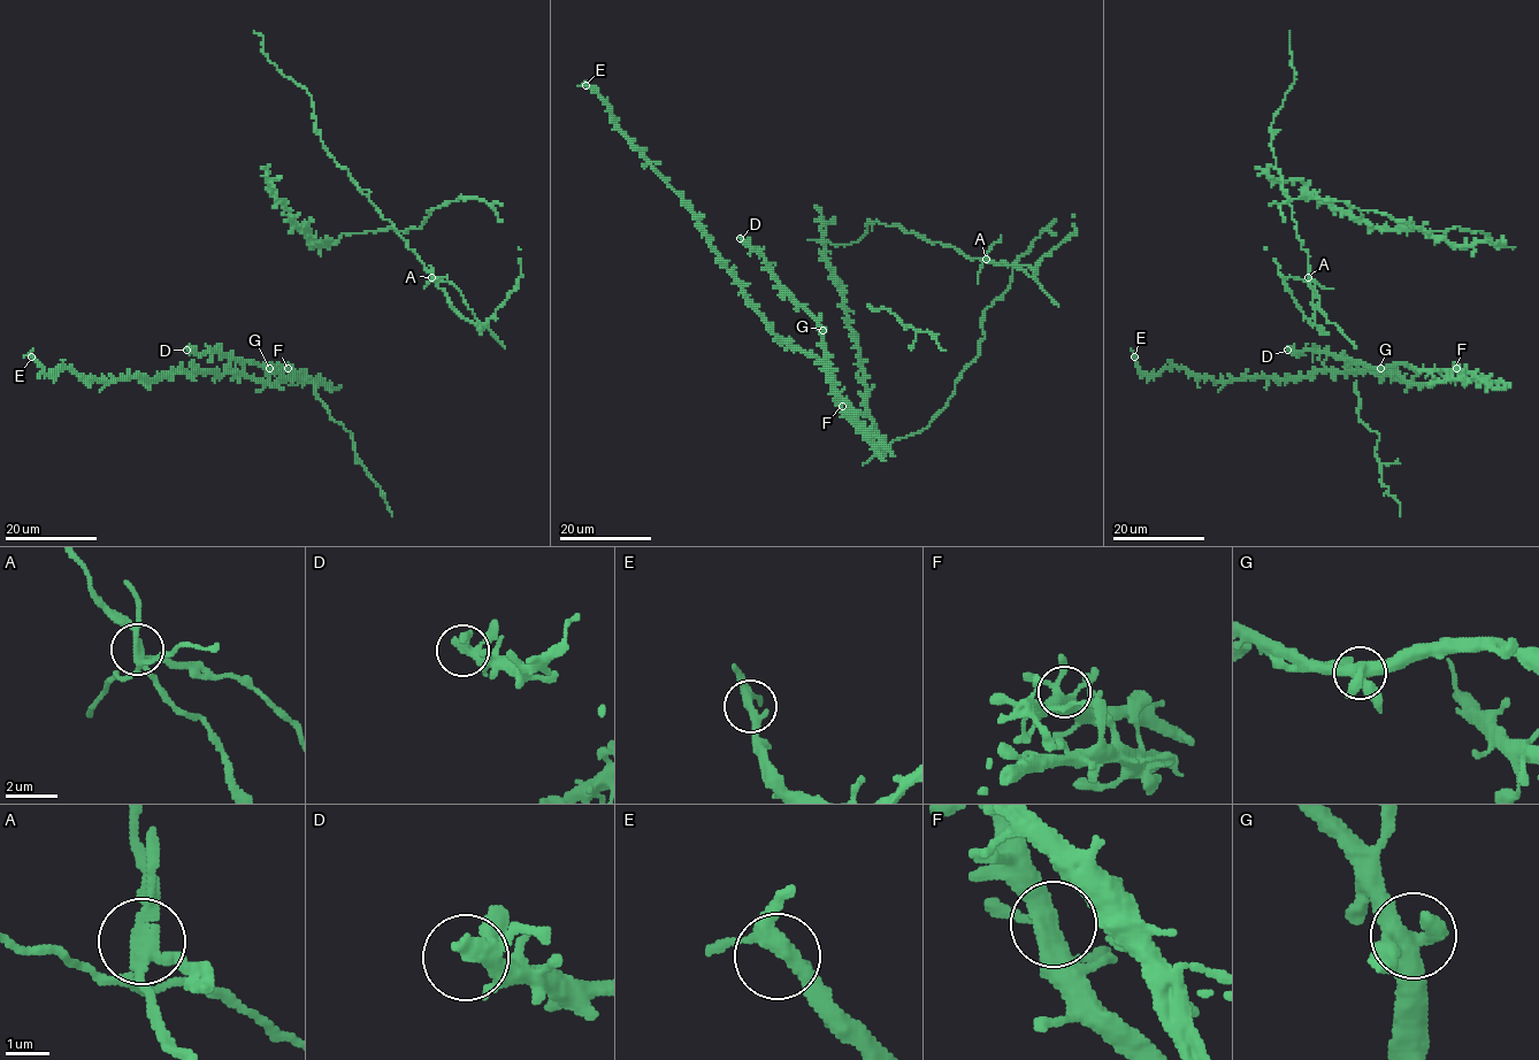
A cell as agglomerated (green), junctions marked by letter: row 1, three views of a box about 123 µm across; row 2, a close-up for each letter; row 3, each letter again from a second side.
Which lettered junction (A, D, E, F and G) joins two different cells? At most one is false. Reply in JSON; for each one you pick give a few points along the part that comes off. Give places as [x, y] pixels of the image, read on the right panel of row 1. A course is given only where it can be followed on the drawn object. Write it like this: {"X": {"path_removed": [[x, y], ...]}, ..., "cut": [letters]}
{"cut": ["A"]}

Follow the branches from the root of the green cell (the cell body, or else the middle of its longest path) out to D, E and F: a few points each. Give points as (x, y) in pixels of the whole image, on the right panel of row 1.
D: (1381, 367), (1370, 367), (1331, 353), (1287, 350)
E: (1381, 367), (1449, 376), (1410, 383), (1398, 373), (1315, 370), (1212, 381), (1173, 366), (1145, 375), (1134, 356)
F: (1381, 367), (1409, 363), (1419, 370), (1456, 368)

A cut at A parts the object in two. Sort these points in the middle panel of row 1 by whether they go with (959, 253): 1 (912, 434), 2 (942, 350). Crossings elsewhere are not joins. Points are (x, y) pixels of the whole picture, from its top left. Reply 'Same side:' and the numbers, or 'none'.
Same side: 2

